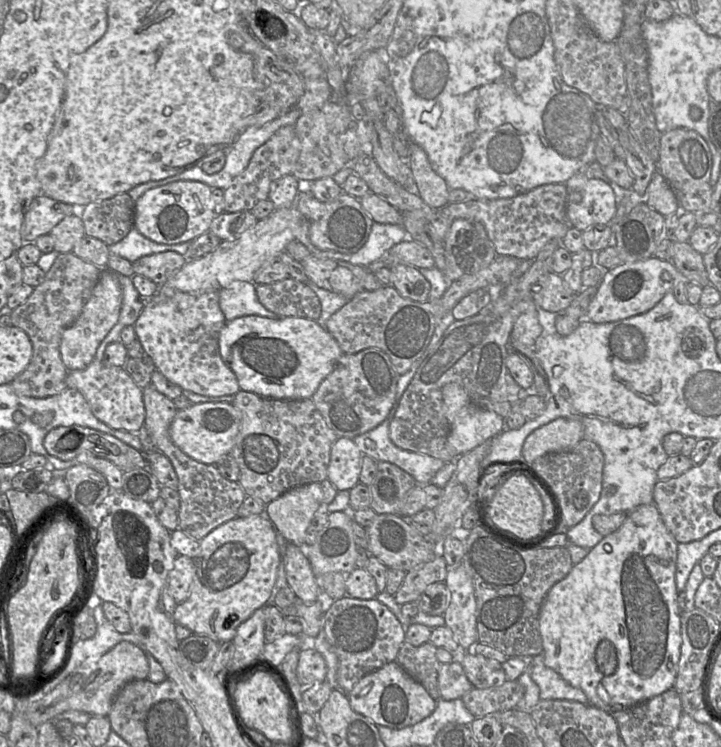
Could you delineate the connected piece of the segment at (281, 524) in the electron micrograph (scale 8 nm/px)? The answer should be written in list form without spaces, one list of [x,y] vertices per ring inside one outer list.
[[[321,483],[292,488],[266,505],[265,516],[288,543],[303,544],[304,536],[322,504]]]

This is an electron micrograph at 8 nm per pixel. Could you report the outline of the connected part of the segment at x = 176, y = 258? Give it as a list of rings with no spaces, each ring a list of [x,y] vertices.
[[[166,251],[139,258],[132,263],[134,274],[144,276],[157,285],[163,285],[187,262],[186,257]]]

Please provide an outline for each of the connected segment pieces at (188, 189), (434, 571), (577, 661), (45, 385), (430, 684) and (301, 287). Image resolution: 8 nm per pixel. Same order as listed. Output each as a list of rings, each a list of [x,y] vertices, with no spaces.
[[[179,180],[152,188],[135,202],[134,227],[148,239],[161,244],[192,242],[209,231],[215,214],[211,187],[194,180]]]
[[[437,554],[432,560],[406,572],[404,581],[394,595],[395,601],[399,605],[416,601],[428,585],[445,582],[448,570],[443,556]]]
[[[654,503],[637,506],[630,512],[622,525],[614,532],[603,536],[602,540],[590,549],[589,553],[560,581],[548,591],[539,613],[539,631],[543,646],[545,665],[556,671],[564,680],[581,689],[589,703],[606,712],[615,713],[631,707],[668,689],[673,689],[676,666],[681,646],[681,612],[677,602],[675,573],[678,542],[665,526],[659,510]]]
[[[72,252],[60,253],[46,272],[41,284],[34,287],[27,300],[12,310],[12,325],[23,330],[32,342],[32,358],[26,369],[11,382],[19,396],[46,398],[67,388],[68,370],[61,355],[62,334],[81,314],[103,269]]]
[[[404,641],[395,661],[411,678],[420,683],[434,700],[439,700],[438,673],[441,663],[436,657],[436,649],[430,642],[413,646]]]
[[[291,277],[270,284],[256,284],[260,303],[279,317],[318,320],[321,303],[306,283]]]

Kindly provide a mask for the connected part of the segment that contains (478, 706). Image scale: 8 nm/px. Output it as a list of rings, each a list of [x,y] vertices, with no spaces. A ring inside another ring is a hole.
[[[506,680],[500,686],[485,689],[473,687],[461,700],[476,718],[513,709],[523,695],[524,687],[517,680]]]

